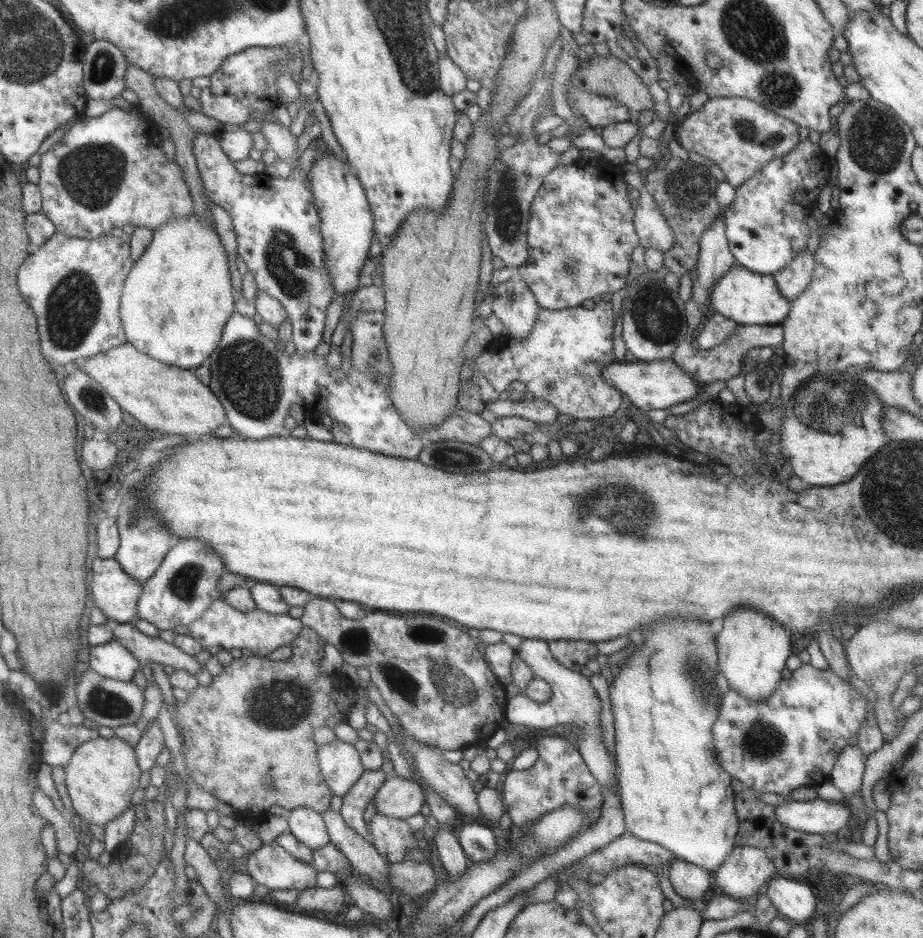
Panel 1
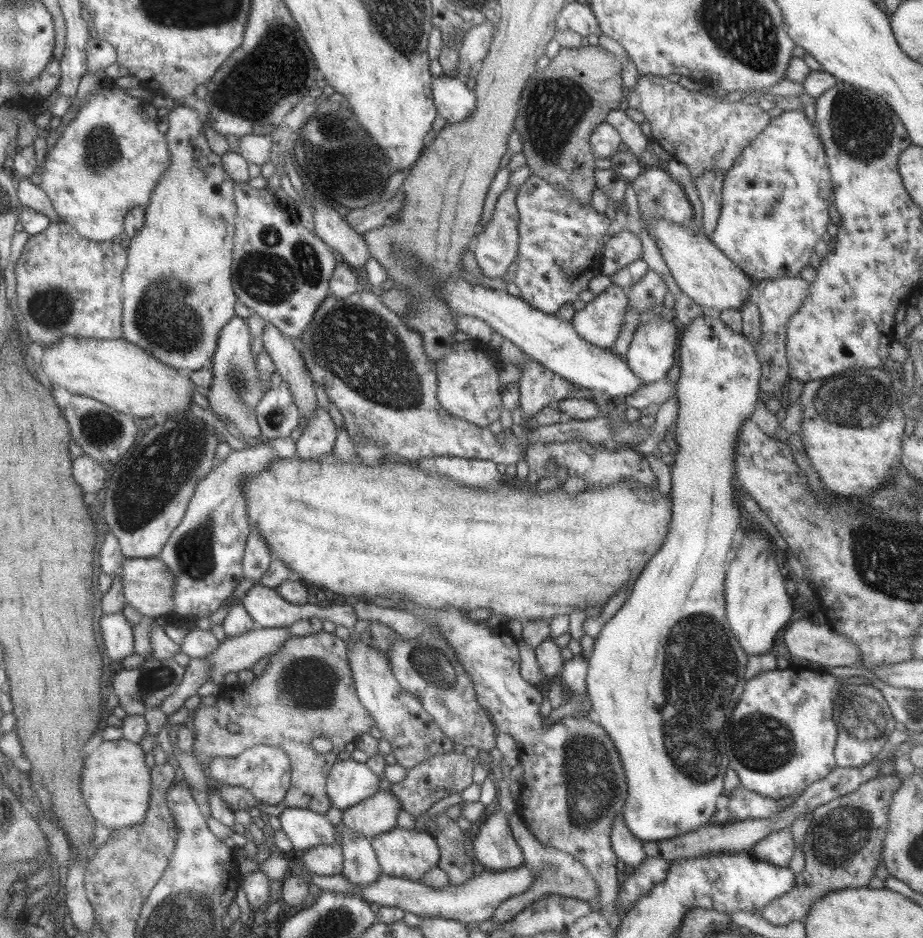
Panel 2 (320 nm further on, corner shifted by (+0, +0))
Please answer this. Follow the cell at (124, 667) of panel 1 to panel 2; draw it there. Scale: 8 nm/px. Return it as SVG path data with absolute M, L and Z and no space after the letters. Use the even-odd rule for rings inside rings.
M117 610L113 614L105 614L99 622L104 652L113 667L123 657L133 653L133 628L121 612L122 610Z

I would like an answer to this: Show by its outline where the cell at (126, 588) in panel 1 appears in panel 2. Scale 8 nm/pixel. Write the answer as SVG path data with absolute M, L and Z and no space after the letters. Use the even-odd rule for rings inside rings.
M157 557L123 560L119 578L121 578L125 604L135 608L142 616L157 619L158 617L165 617L173 611L173 607L175 607L175 602L173 602L173 580L171 580L169 570Z

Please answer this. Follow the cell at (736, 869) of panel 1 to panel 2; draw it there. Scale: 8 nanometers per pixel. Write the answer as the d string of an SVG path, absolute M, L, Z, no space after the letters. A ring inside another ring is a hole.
M787 828L767 834L749 850L749 854L775 866L788 867L795 848L790 829Z

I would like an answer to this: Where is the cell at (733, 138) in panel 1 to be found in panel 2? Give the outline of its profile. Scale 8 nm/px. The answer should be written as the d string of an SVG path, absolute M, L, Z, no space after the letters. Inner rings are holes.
M639 75L635 88L626 91L624 107L639 110L649 124L649 130L655 143L667 152L672 159L685 164L690 172L692 183L703 172L709 169L719 169L725 172L735 158L741 154L745 146L749 146L763 128L771 122L767 112L757 105L743 104L736 97L719 99L707 96L701 90L690 92L681 88L678 83L669 82L666 77L655 75Z

